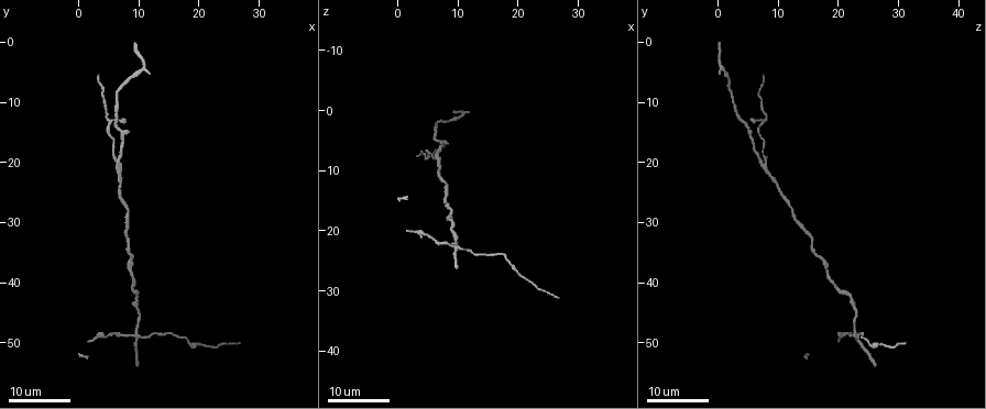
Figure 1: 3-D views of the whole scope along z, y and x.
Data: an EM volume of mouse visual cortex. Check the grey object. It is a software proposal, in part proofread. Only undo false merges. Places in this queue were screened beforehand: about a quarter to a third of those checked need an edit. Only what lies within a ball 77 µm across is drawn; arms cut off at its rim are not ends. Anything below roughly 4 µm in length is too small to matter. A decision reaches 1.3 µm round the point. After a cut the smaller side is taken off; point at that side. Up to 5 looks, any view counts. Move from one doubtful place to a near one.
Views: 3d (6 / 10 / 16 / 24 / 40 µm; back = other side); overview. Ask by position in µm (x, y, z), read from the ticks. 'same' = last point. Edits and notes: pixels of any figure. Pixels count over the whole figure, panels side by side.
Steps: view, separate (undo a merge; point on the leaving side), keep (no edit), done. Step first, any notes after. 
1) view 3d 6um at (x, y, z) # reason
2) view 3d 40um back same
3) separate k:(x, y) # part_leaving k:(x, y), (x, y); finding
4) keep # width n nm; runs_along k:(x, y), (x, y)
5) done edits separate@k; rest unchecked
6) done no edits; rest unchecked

view 3d 16um at (6.5, 20.0, 7.5) # side arm on a straight run

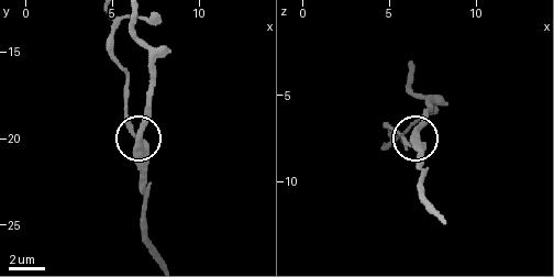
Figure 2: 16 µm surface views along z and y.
view 3d 10um at (6.4, 20.4, 7.4)

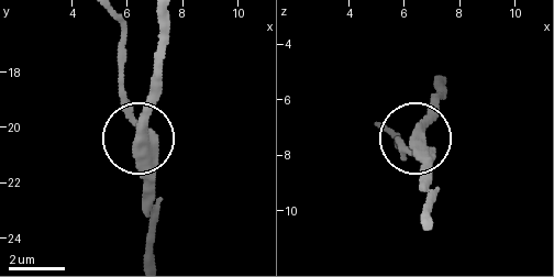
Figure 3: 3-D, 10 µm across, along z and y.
separate 3:(133, 118) # side_arm 18 um; part_leaving 3:(152, 148), (124, 87), (121, 23); two neurons meet here

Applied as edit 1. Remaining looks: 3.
view 3d 24um at (9.5, 44.0, 22.5) # calibre changes

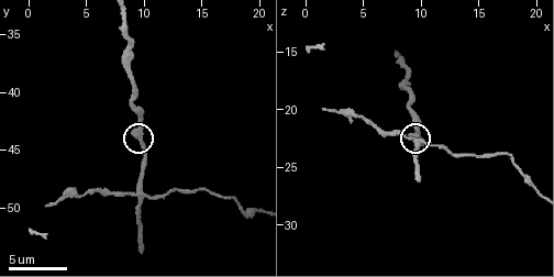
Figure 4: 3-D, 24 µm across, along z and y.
view 3d 10um same

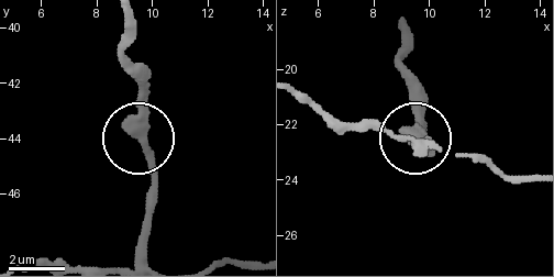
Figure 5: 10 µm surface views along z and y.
keep # runs_along 5:(123, 22), (152, 203); one neuron here

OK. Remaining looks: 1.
done edits separate@3; rest unchecked

